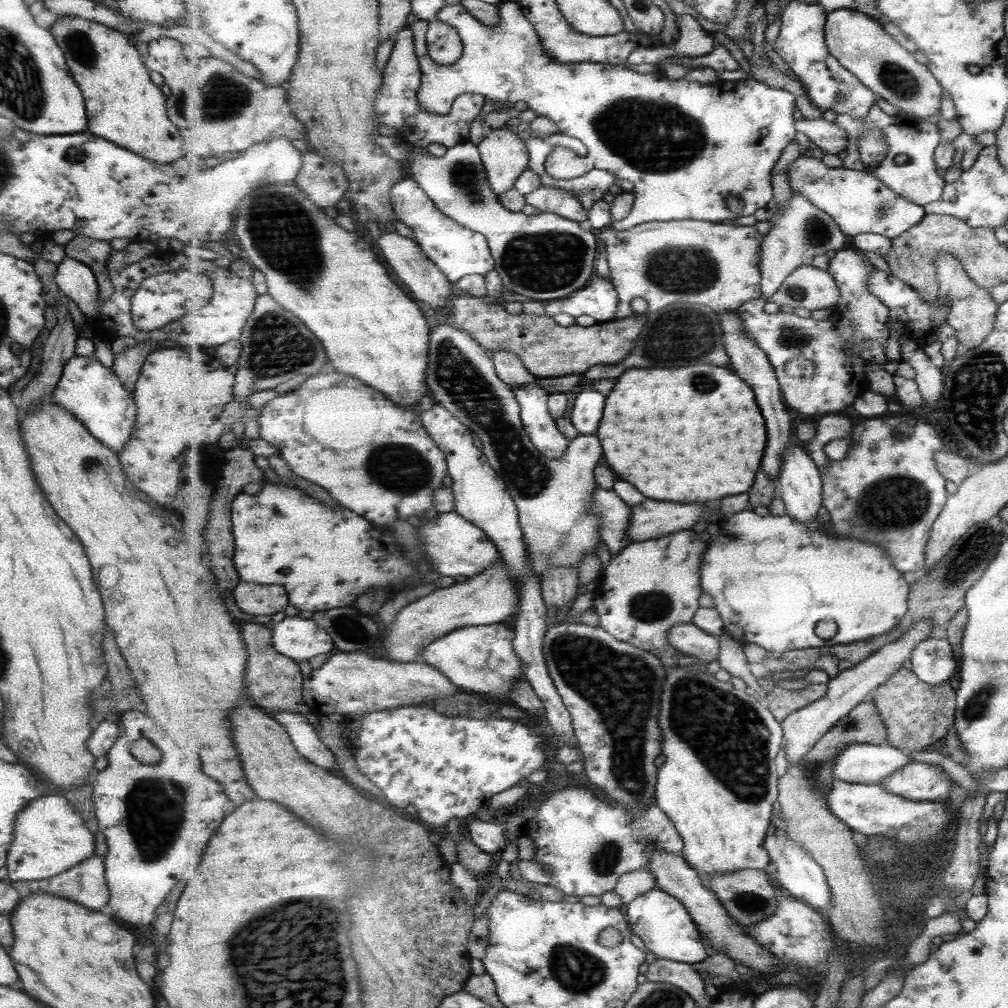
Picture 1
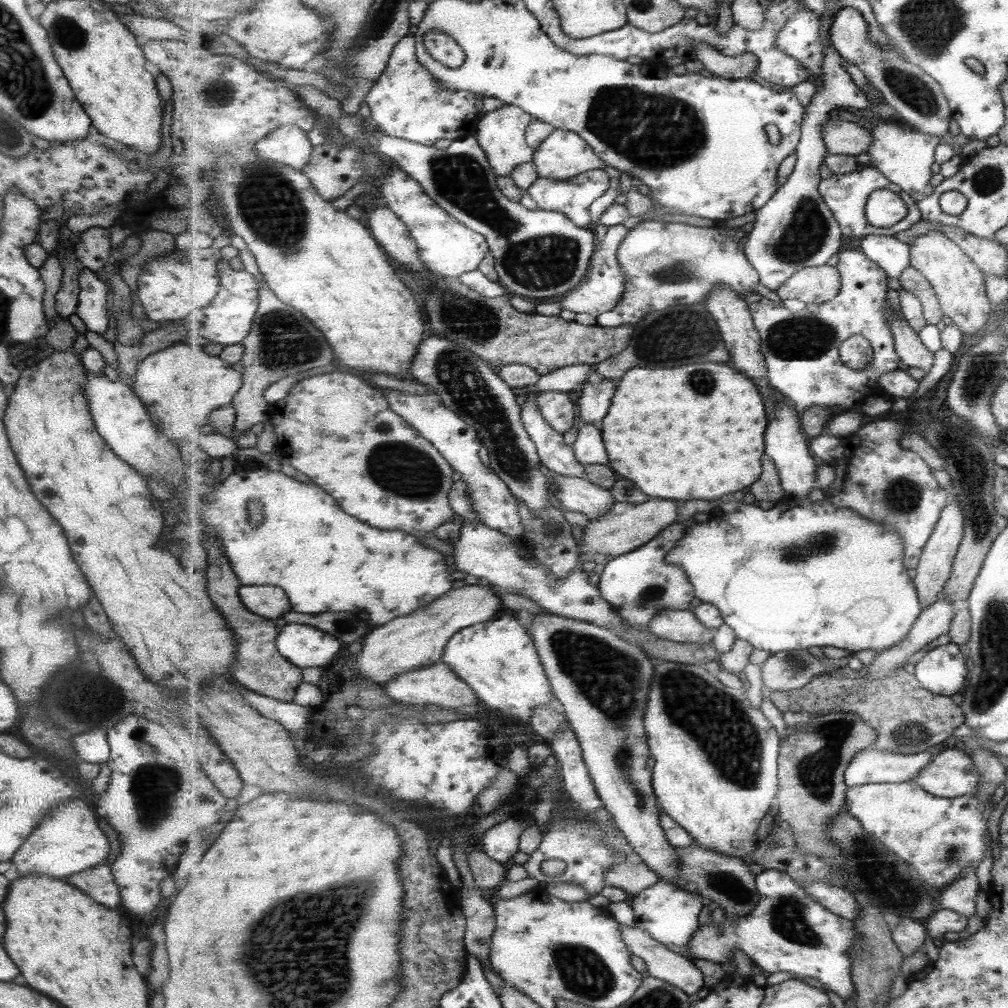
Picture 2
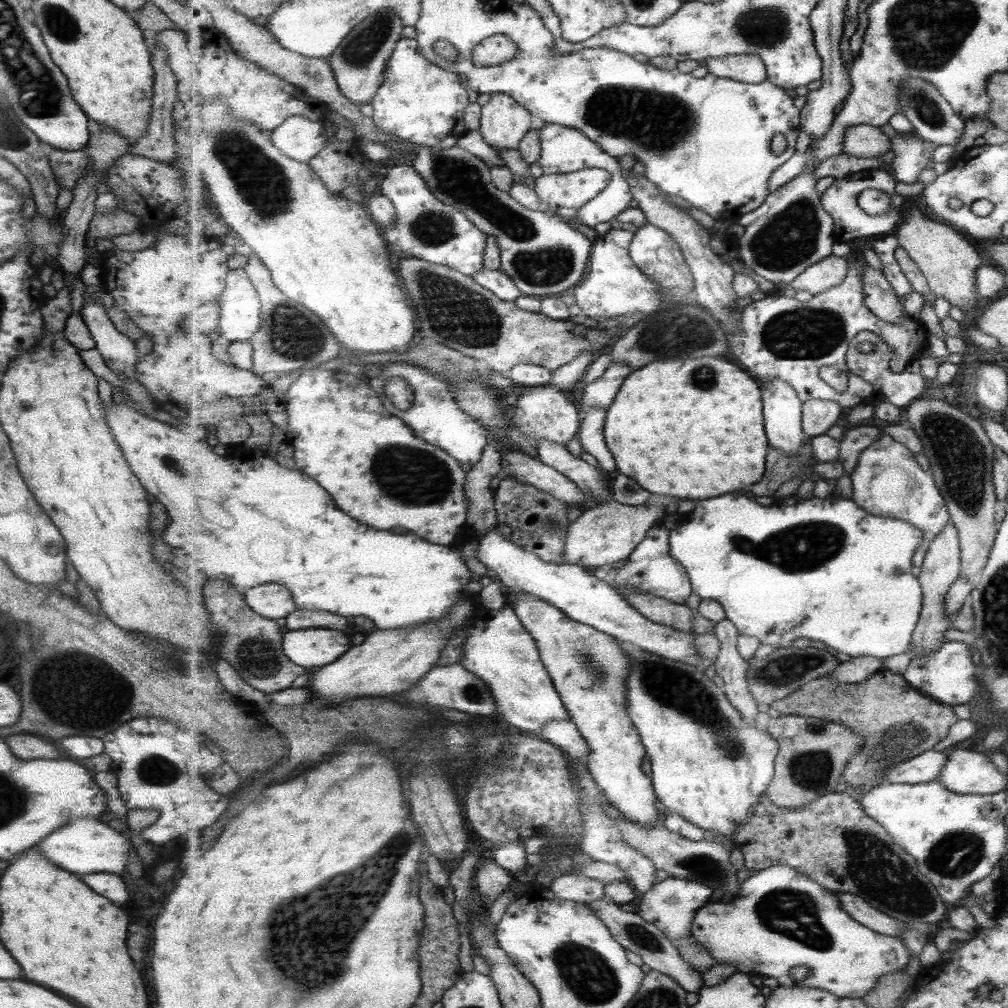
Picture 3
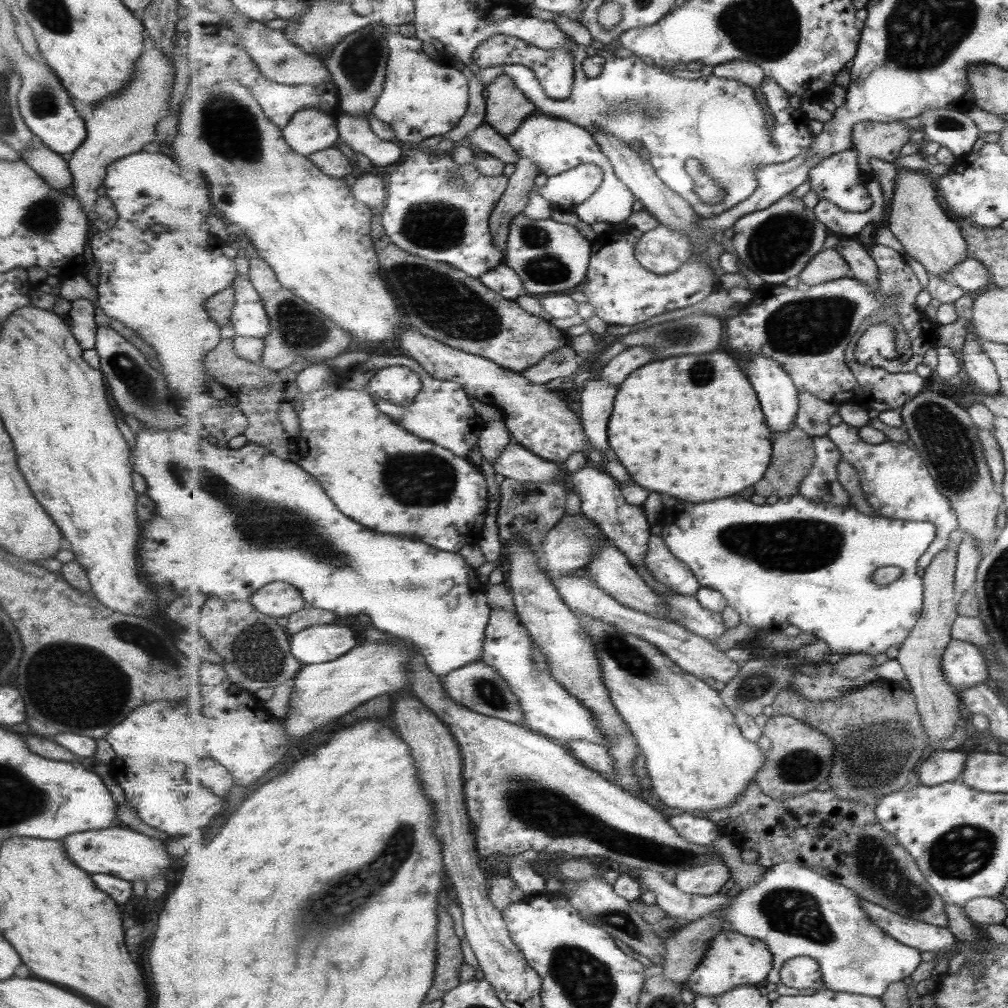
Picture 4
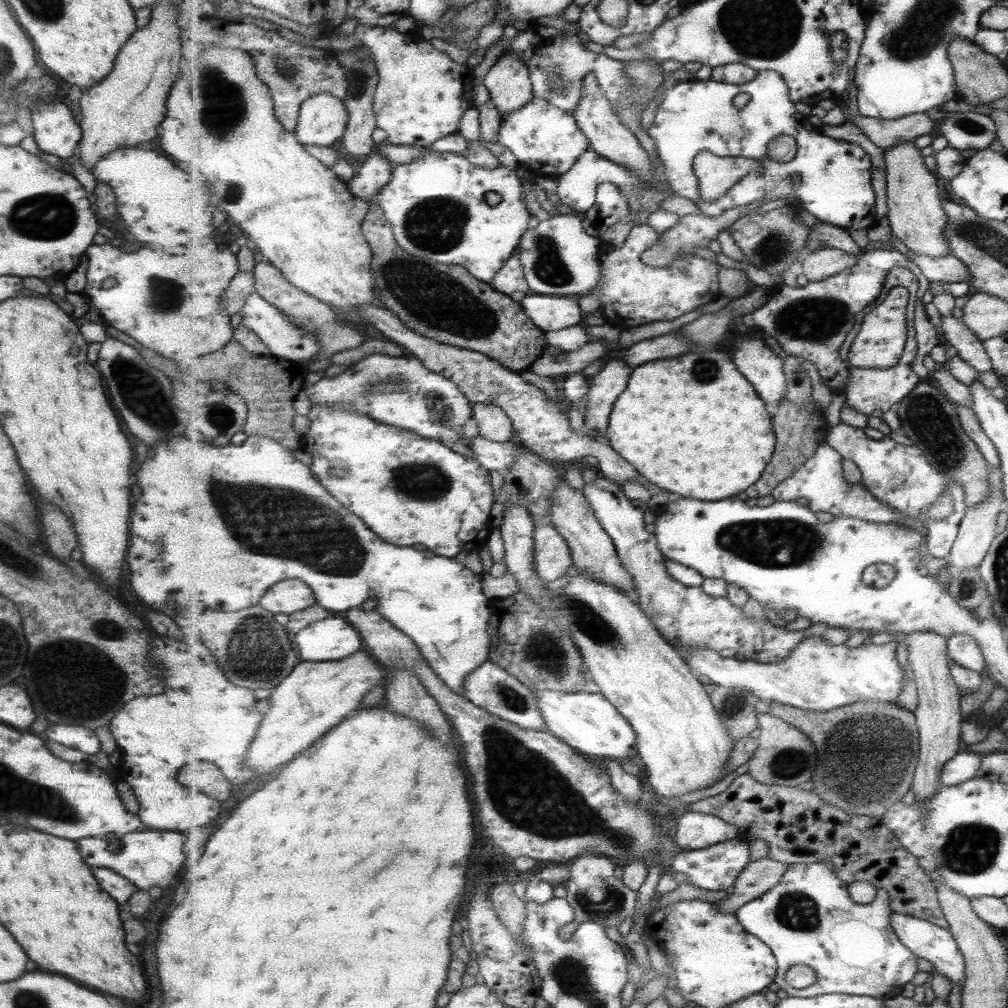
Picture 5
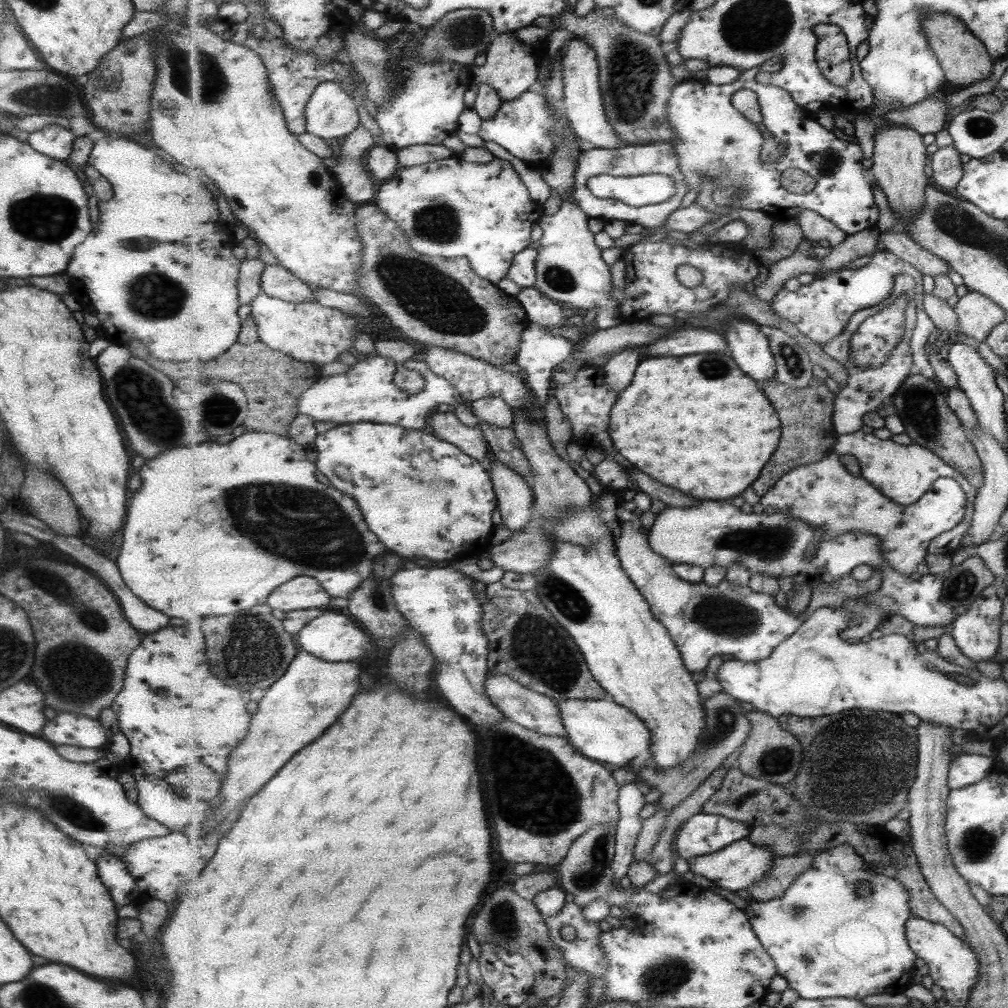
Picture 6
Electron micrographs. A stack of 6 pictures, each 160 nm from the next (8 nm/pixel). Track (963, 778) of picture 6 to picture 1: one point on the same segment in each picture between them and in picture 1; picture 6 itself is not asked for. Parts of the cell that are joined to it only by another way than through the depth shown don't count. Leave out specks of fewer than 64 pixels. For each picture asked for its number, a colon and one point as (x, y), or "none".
1: (864, 763)
2: (871, 766)
3: (927, 767)
4: (944, 766)
5: (965, 766)

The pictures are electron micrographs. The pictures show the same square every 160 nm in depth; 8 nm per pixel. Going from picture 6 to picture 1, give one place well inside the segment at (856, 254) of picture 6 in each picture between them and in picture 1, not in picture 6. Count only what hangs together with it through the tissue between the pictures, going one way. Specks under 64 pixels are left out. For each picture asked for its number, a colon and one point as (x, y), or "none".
1: (809, 287)
2: (819, 284)
3: (830, 272)
4: (829, 264)
5: (819, 264)

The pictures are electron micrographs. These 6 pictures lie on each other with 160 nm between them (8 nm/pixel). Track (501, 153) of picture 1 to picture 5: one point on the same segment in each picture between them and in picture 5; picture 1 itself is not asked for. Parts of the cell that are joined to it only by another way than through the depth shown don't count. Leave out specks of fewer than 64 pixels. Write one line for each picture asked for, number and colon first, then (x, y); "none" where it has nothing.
2: (502, 133)
3: (505, 122)
4: (508, 108)
5: (509, 83)

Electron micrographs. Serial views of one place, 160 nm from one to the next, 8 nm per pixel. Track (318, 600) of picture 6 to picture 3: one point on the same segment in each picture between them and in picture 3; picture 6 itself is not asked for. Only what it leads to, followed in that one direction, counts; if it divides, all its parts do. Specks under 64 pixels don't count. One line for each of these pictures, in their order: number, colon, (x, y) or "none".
3: (274, 601)
4: (279, 599)
5: (292, 595)

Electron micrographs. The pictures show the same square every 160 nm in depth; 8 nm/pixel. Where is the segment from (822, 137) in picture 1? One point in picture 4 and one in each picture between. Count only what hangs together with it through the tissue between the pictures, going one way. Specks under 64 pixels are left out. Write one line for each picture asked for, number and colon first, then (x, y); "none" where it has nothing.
2: (842, 137)
3: (864, 140)
4: (883, 141)

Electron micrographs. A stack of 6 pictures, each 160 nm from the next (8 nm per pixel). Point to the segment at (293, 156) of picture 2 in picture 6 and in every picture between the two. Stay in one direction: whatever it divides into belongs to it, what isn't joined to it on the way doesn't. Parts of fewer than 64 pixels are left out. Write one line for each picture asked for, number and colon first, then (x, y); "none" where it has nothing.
3: (301, 139)
4: (312, 130)
5: (323, 119)
6: (331, 113)

